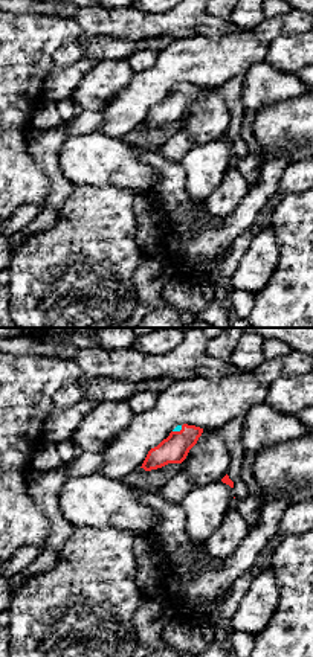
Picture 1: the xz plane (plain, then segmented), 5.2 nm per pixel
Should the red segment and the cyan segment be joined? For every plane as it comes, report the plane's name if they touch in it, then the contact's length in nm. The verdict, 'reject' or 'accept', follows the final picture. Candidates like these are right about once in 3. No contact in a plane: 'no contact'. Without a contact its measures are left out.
xz | 70 nm

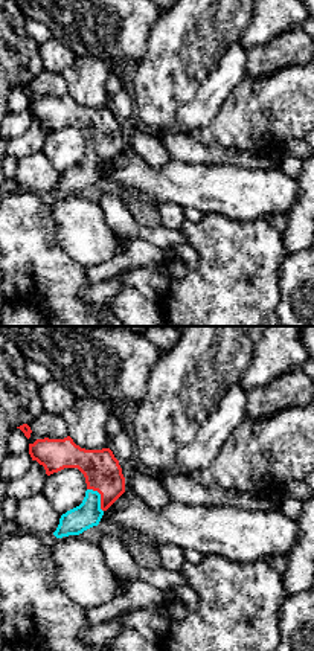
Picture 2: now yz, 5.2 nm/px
yz | 150 nm

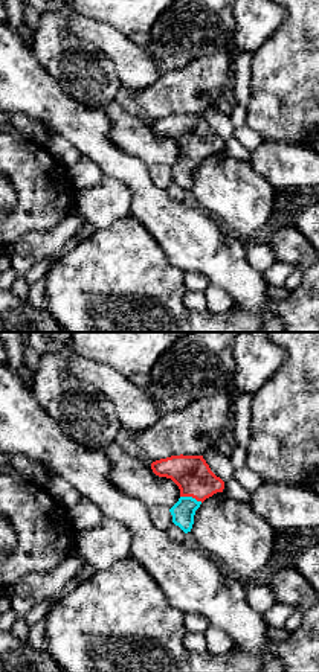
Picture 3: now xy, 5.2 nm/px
xy | 120 nm

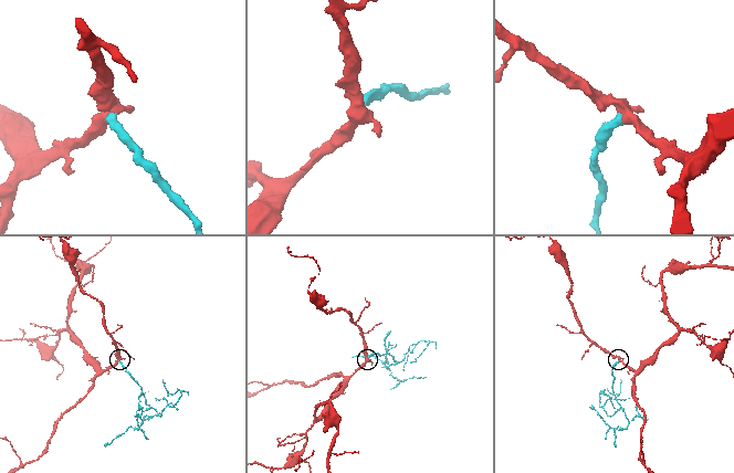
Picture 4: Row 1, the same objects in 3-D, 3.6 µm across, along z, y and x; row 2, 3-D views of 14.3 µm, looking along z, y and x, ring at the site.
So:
accept

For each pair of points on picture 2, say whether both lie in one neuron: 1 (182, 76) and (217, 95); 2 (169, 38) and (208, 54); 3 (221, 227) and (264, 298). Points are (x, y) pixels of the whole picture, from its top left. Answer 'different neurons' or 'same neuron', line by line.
1: different neurons
2: same neuron
3: same neuron

